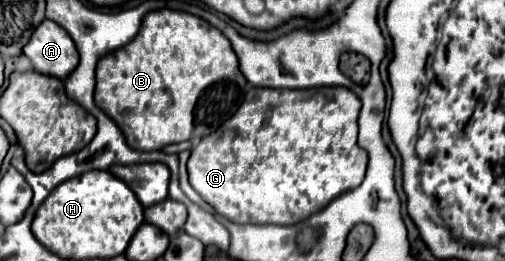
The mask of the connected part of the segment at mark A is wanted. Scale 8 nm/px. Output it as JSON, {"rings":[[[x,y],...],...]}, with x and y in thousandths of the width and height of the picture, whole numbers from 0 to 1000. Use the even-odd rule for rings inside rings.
{"rings":[[[87,77],[48,176],[48,207],[79,284],[127,307],[154,253],[154,192],[147,153],[103,77]]]}

